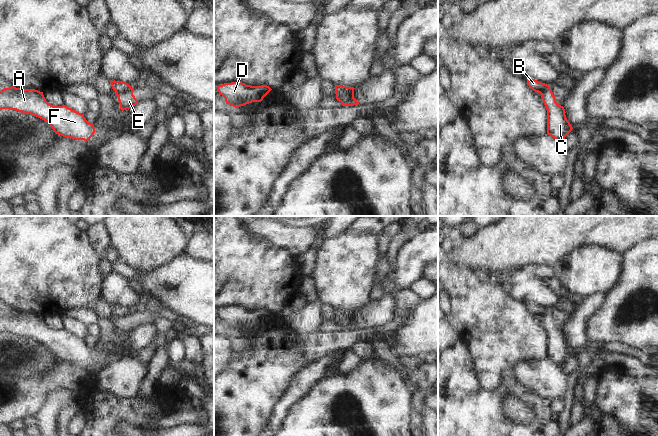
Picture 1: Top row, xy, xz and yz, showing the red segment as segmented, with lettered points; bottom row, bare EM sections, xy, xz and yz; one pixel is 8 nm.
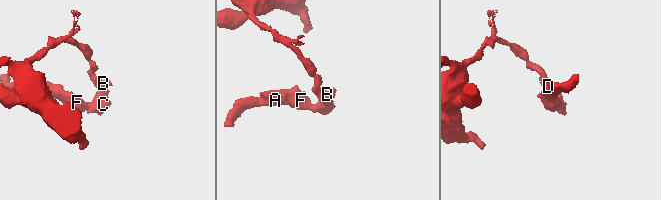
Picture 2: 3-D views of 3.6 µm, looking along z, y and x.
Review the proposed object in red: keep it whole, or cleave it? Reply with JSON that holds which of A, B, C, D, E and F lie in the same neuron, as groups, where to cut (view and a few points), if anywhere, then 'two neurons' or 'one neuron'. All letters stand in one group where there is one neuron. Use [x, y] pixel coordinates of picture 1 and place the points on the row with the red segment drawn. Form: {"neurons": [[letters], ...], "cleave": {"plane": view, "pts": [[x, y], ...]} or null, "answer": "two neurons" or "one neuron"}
{"neurons": [["A", "C", "D", "E", "F"], ["B"]], "cleave": {"plane": "xy", "pts": [[131, 88], [122, 91], [118, 96]]}, "answer": "two neurons"}

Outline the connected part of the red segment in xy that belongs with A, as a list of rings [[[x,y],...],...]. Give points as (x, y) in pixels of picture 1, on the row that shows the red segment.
[[[11,86],[0,91],[0,110],[11,109],[34,115],[47,122],[53,131],[63,137],[88,141],[95,133],[95,127],[83,114],[66,105],[53,106],[35,89]]]

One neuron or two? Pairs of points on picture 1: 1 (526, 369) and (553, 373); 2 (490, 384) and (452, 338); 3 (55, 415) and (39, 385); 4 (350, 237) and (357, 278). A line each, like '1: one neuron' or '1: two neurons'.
1: one neuron
2: two neurons
3: two neurons
4: one neuron

